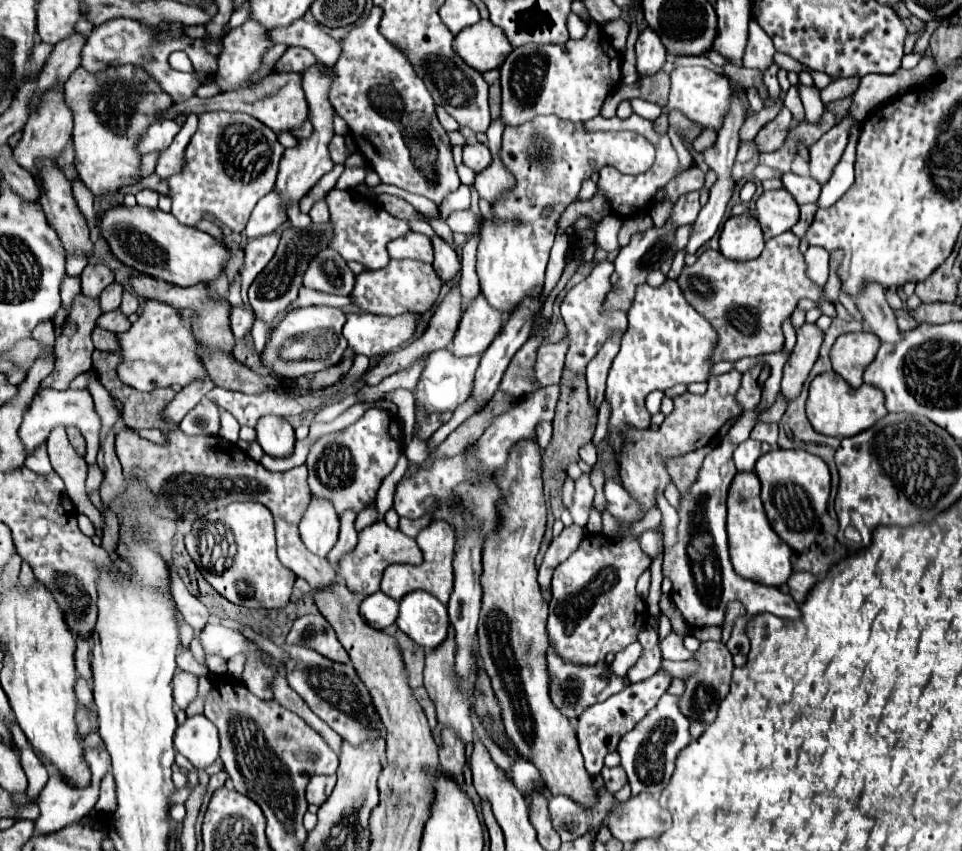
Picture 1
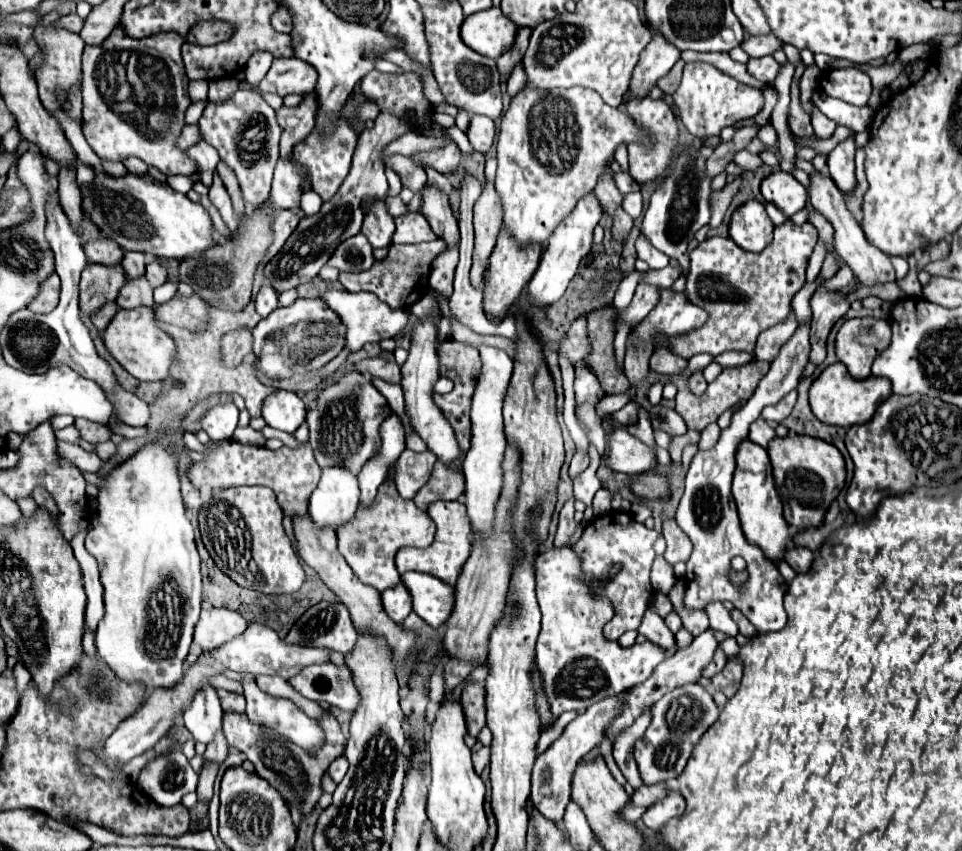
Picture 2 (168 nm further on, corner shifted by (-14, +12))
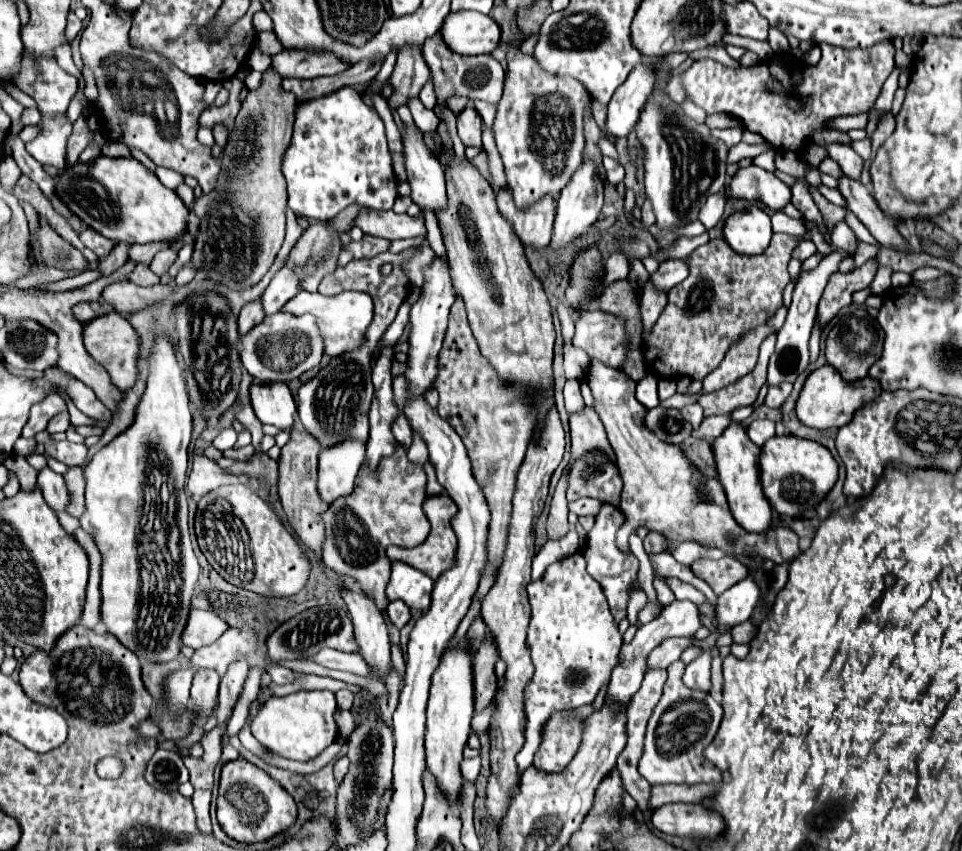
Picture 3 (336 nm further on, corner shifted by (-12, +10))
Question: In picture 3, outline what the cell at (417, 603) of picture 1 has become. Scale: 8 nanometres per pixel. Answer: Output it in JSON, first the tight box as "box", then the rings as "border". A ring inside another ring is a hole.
{"box":[387,562,433,612],"border":[[[393,562],[391,580],[387,584],[389,600],[403,600],[409,608],[427,612],[431,604],[431,590],[433,580],[427,574],[411,568],[409,564]]]}

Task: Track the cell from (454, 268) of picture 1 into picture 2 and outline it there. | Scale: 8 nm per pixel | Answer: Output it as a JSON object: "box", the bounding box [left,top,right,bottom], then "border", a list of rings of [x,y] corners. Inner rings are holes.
{"box":[419,184,459,246],"border":[[[429,184],[423,186],[421,194],[423,194],[423,204],[421,204],[419,212],[427,218],[427,222],[435,230],[435,234],[447,242],[447,246],[457,244],[459,228],[457,228],[457,220],[453,218],[451,208],[449,208],[447,194]]]}

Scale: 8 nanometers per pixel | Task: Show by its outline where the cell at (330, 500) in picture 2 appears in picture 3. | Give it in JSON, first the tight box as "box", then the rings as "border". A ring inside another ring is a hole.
{"box":[317,440,365,502],"border":[[[351,440],[335,448],[327,448],[319,454],[319,480],[317,490],[323,502],[333,500],[353,492],[357,472],[363,464],[365,444]]]}

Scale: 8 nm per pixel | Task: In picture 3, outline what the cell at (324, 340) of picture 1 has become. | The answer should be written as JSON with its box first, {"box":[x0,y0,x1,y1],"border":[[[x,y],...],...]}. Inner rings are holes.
{"box":[241,312,325,382],"border":[[[277,312],[273,316],[265,316],[261,324],[257,324],[249,334],[241,340],[241,362],[247,372],[263,382],[291,382],[299,378],[303,372],[317,368],[323,360],[325,344],[321,334],[317,332],[317,320],[313,316],[289,316],[285,312]]]}

